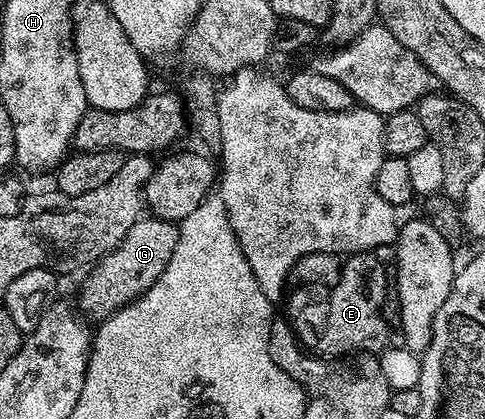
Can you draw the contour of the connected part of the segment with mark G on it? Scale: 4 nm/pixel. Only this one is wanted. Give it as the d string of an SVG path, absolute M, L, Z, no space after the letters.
M138 218L117 249L108 252L89 268L90 276L83 281L82 292L77 299L80 307L82 302L81 310L91 320L101 321L141 297L168 269L168 261L172 261L172 253L176 253L176 241L180 241L178 229L179 224L169 219Z

